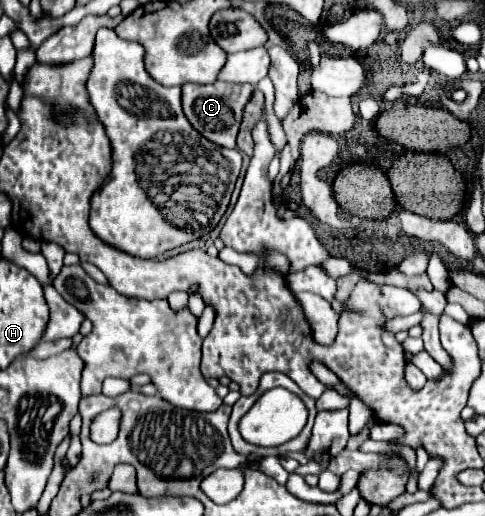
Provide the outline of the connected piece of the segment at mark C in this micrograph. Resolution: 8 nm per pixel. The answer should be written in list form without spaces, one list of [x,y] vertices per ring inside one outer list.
[[[186,83],[182,87],[182,109],[184,115],[188,117],[188,121],[192,123],[192,127],[206,137],[208,141],[226,147],[226,149],[234,149],[236,147],[236,133],[242,121],[242,109],[246,105],[246,101],[250,99],[254,91],[254,85],[242,85],[242,83],[210,83],[210,85],[198,85],[198,83]]]

